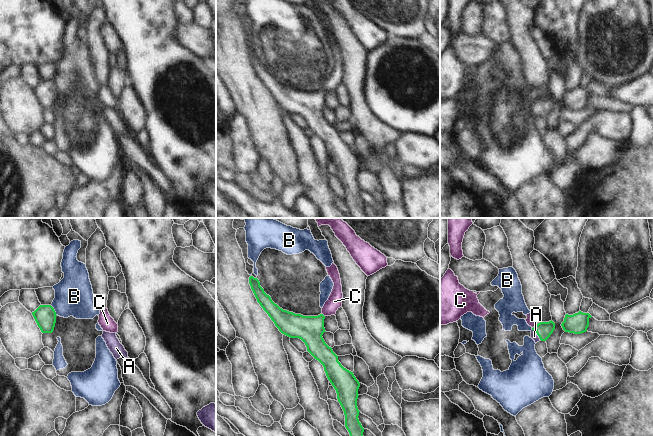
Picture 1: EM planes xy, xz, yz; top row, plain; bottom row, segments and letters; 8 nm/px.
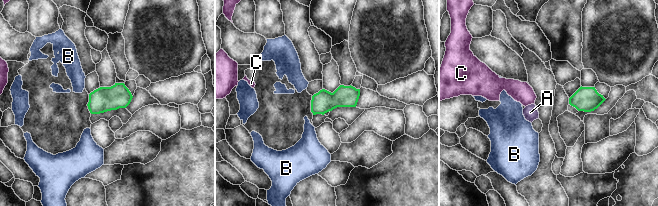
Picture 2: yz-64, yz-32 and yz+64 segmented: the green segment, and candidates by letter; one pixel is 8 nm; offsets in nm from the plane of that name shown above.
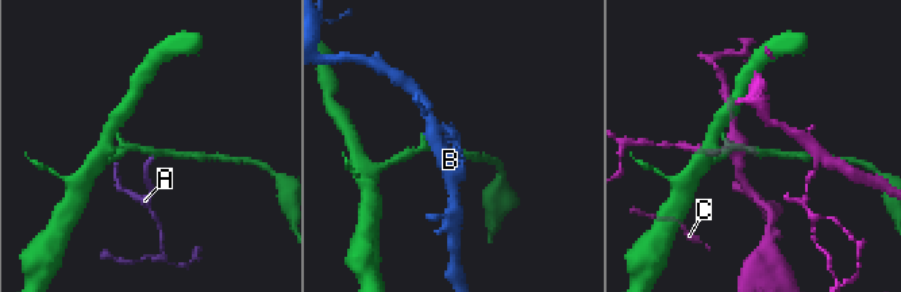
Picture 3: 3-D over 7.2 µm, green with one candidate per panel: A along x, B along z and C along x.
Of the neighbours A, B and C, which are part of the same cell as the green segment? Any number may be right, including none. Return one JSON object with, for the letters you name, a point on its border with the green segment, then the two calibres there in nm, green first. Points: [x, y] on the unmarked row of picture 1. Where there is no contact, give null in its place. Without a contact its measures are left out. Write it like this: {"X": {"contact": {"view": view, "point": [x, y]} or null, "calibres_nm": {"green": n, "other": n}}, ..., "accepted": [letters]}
{"A": {"contact": {"view": "yz", "point": [537, 110]}, "calibres_nm": {"green": 130, "other": 60}}, "accepted": ["A"]}

